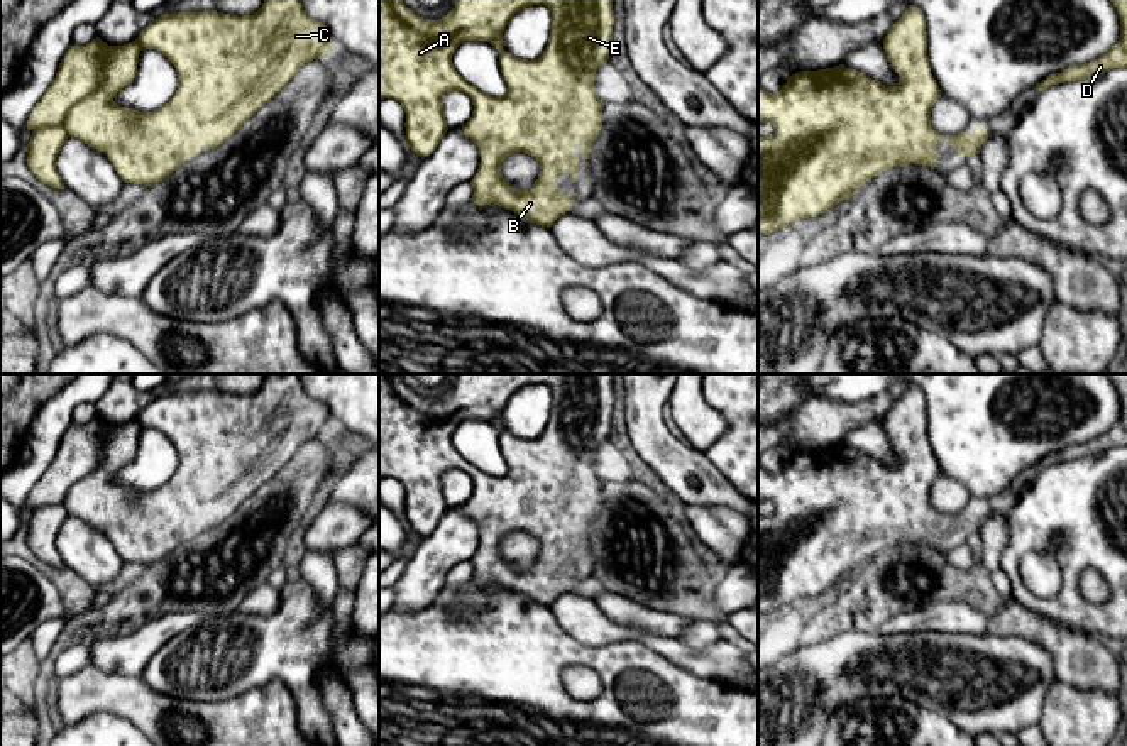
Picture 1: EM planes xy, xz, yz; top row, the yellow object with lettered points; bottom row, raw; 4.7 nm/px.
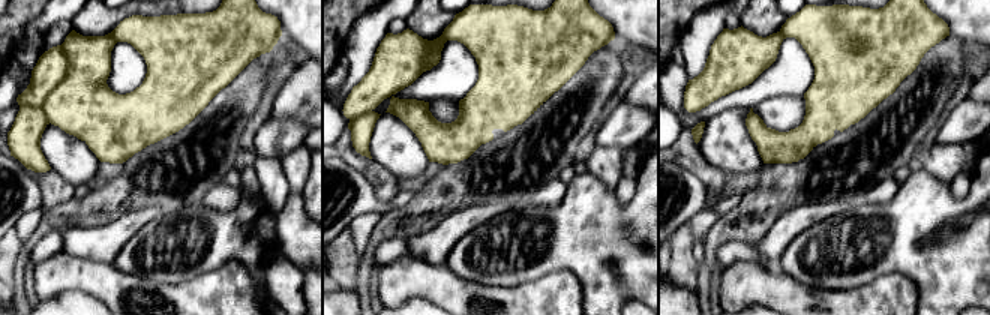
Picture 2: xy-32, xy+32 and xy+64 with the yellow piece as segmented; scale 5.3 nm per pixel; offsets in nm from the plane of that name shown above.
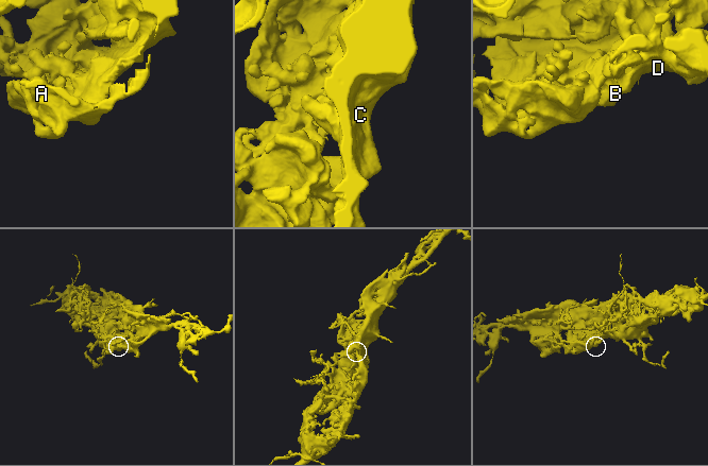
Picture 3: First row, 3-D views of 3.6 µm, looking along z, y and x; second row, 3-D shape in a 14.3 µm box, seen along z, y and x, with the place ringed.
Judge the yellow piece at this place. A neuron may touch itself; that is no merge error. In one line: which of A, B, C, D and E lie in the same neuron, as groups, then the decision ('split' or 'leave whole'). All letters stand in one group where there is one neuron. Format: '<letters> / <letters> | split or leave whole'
A B C D E | leave whole

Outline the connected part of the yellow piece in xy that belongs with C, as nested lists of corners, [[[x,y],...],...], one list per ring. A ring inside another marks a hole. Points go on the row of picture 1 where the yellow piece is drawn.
[[[264,0],[254,15],[230,15],[223,12],[173,12],[154,19],[135,41],[108,46],[100,37],[85,46],[71,46],[59,63],[51,86],[36,103],[27,129],[32,137],[25,147],[30,173],[54,189],[64,189],[56,169],[58,154],[69,135],[83,140],[98,152],[105,152],[124,183],[151,186],[162,181],[186,161],[198,156],[198,149],[210,151],[230,139],[266,101],[269,101],[306,63],[332,52],[328,27],[303,10],[301,0]],[[157,49],[176,68],[176,95],[159,110],[139,112],[118,107],[115,95],[134,81],[139,54]]]

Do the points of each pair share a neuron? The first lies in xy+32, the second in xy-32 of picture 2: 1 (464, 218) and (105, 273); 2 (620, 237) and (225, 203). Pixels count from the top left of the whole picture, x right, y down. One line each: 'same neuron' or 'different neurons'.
1: different neurons
2: different neurons

